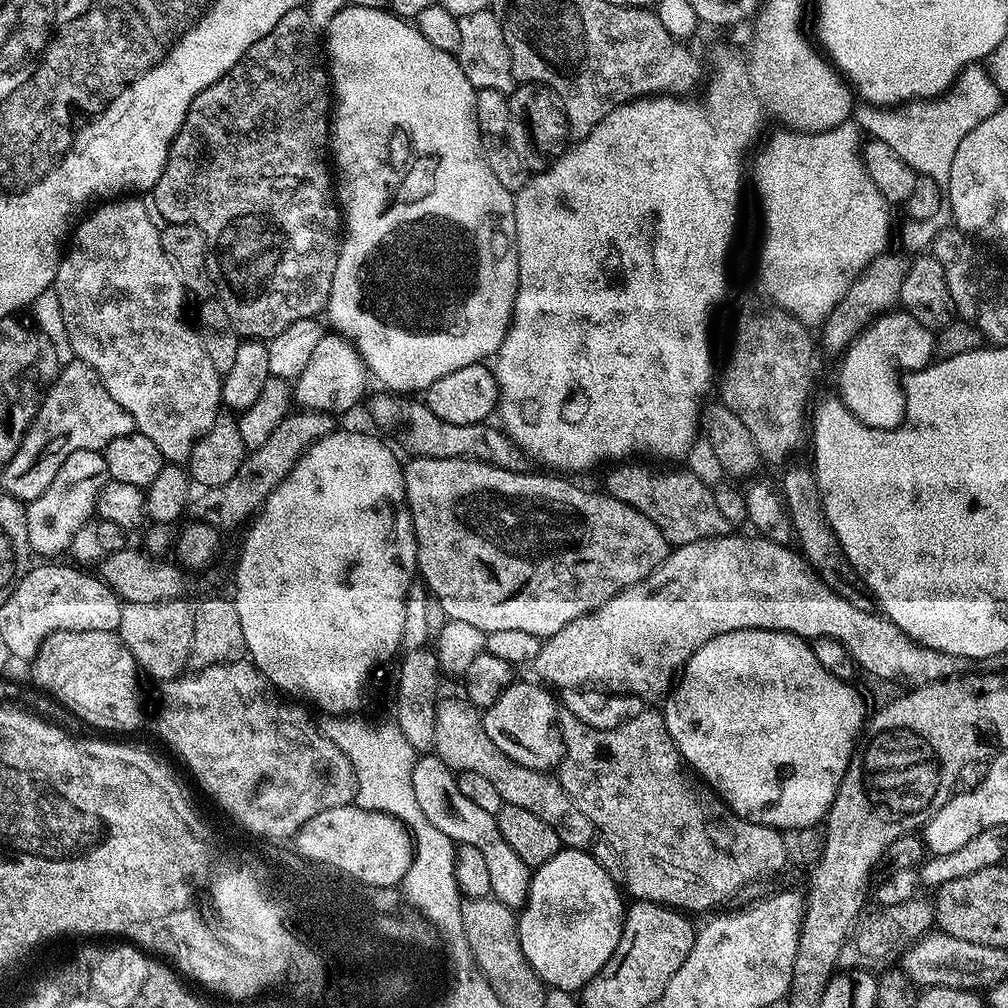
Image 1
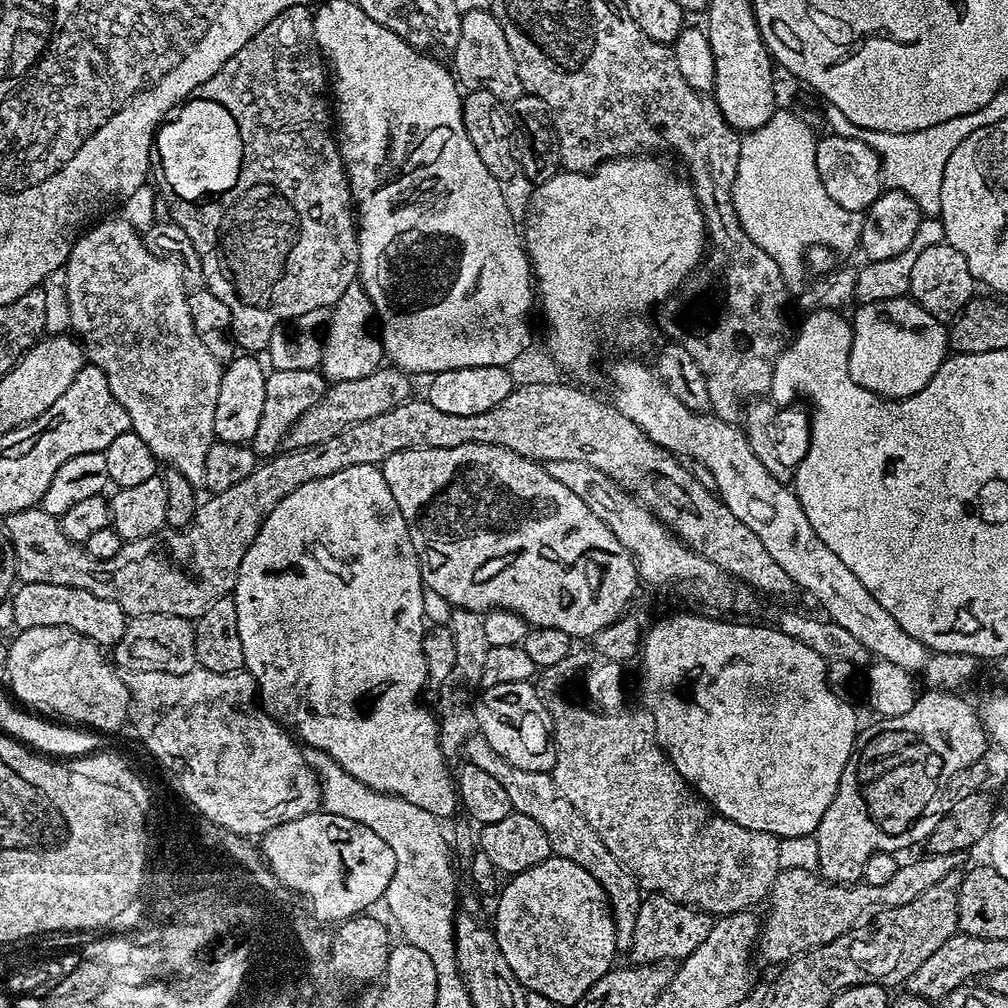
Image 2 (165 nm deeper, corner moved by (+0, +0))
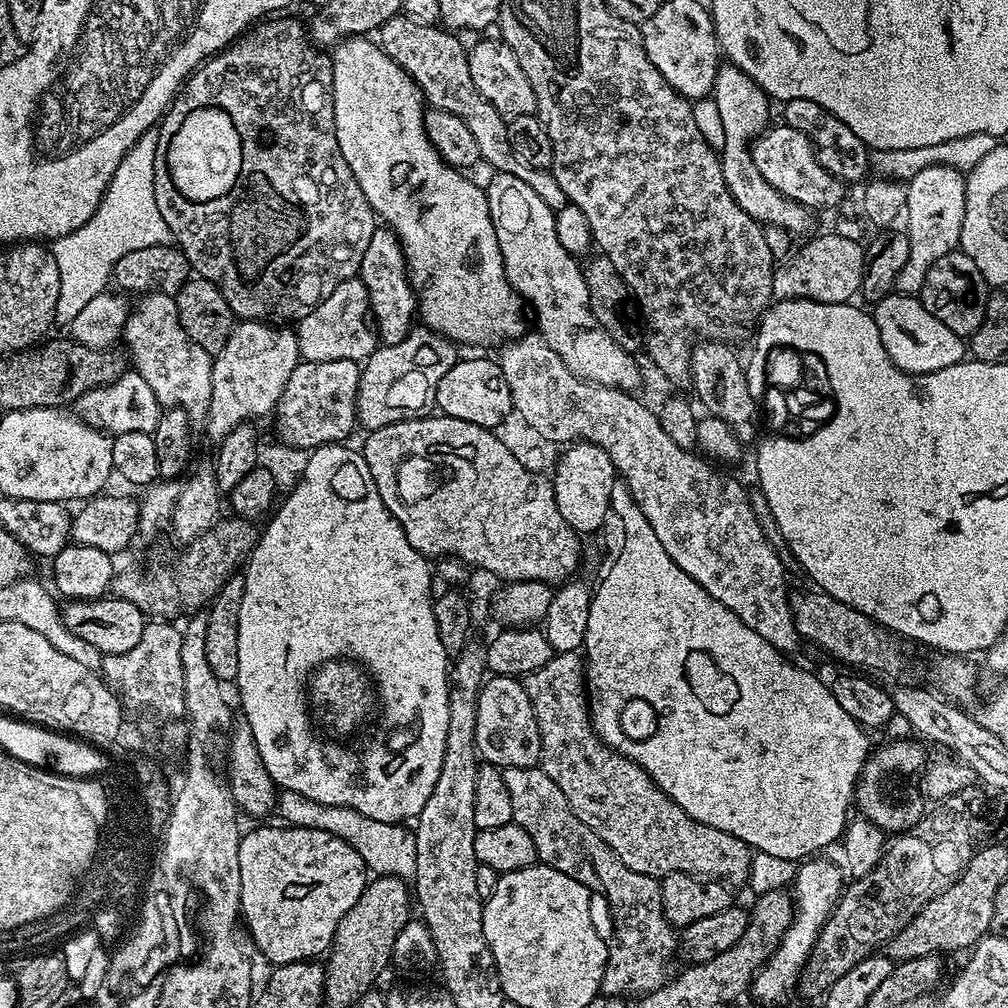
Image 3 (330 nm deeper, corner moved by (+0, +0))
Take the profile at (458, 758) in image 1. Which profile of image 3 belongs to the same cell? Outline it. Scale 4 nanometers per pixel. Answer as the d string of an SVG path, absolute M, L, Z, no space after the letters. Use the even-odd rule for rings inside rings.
M539 766L506 768L503 769L503 774L506 778L506 790L510 790L510 802L514 802L512 819L518 826L522 826L522 830L526 830L526 834L530 834L530 838L534 838L537 861L554 870L562 870L562 874L582 882L593 893L601 892L612 907L612 928L616 931L616 944L614 940L614 946L608 950L606 970L600 983L601 993L621 998L629 998L628 996L639 998L644 993L658 990L663 984L668 983L670 979L668 963L671 962L672 955L678 952L678 932L664 913L660 880L655 876L638 874L630 870L630 866L626 866L622 858L618 858L618 854L614 854L614 850L606 846L604 839L594 834L594 830L590 830L590 826L586 826L586 822L582 822L582 818L574 814L570 802L566 802L566 794L558 790L558 782L554 782L554 778L550 778L550 774L543 772Z

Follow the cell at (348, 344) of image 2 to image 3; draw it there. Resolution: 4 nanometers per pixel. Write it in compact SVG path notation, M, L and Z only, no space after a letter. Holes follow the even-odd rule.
M377 227L374 238L370 238L370 246L366 246L366 254L362 254L358 279L364 283L368 291L370 316L379 339L384 344L402 342L402 338L406 338L414 327L414 321L418 316L418 305L412 283L408 281L408 266L404 263L400 240L391 228Z

